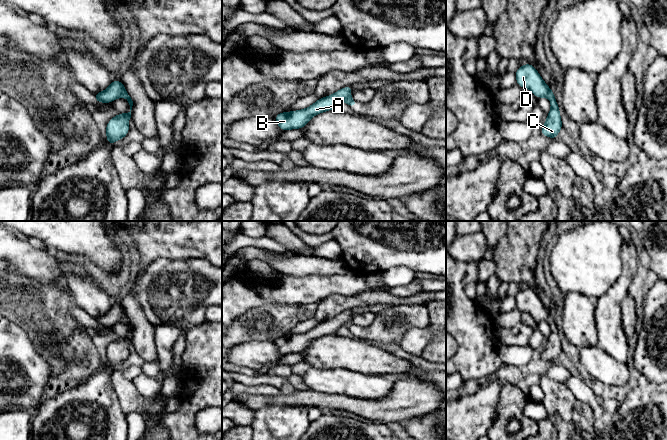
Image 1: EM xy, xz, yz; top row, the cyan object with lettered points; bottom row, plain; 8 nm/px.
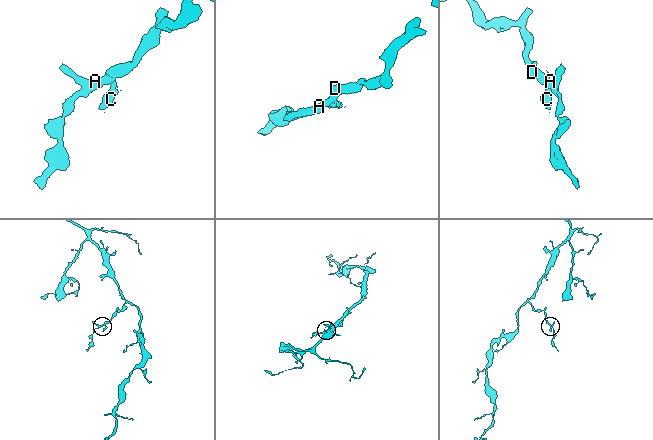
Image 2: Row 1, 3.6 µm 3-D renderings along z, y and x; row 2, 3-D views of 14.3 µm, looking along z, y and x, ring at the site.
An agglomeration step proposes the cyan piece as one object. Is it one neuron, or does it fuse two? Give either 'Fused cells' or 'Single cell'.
Fused cells

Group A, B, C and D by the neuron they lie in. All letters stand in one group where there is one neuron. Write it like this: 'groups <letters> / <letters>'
groups A B D / C

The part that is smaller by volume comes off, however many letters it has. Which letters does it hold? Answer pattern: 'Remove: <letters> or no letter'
Remove: C

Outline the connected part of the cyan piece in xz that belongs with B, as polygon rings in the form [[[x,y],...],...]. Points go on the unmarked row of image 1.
[[[352,309],[346,310],[330,320],[318,323],[314,328],[303,334],[282,336],[274,340],[274,343],[283,355],[301,353],[315,339],[328,334],[335,334],[341,326],[350,322],[351,315]]]

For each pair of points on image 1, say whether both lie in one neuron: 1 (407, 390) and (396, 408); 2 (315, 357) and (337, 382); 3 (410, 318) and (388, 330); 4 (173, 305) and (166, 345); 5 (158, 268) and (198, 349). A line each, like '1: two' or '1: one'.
1: one
2: two
3: one
4: two
5: two

